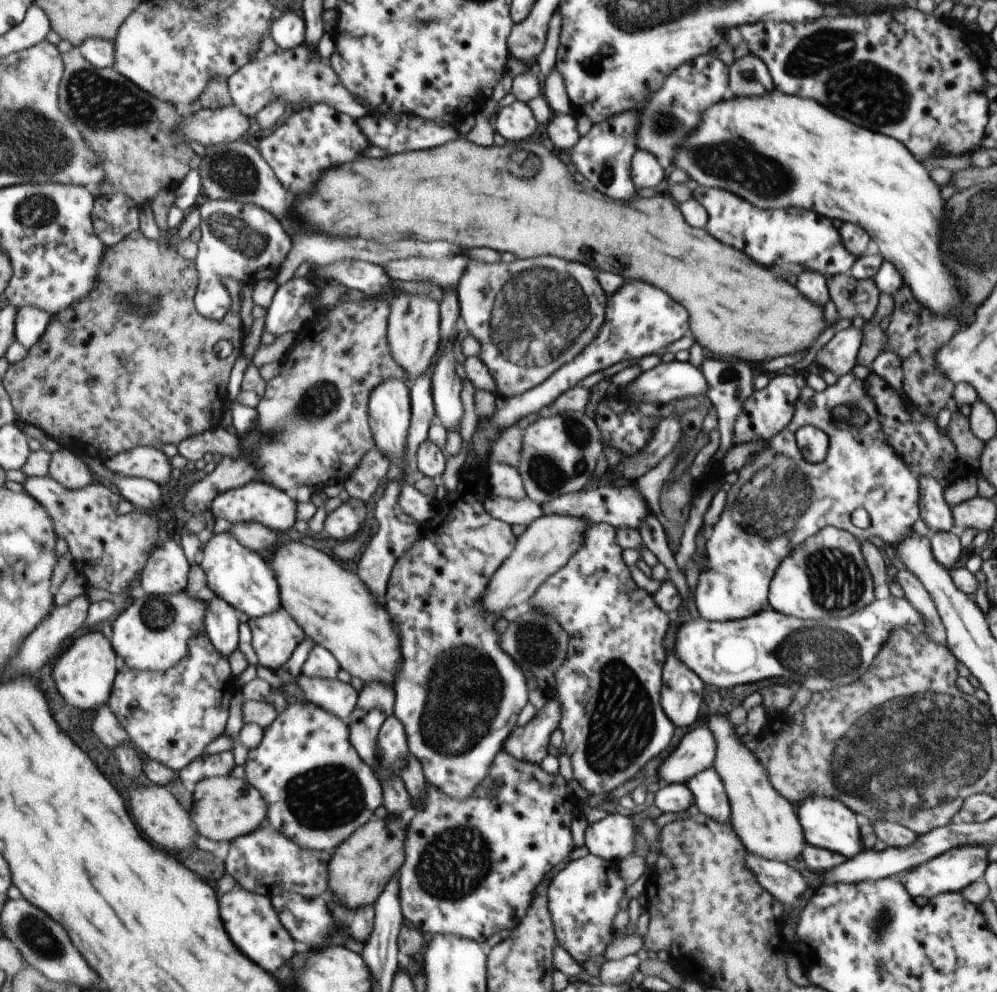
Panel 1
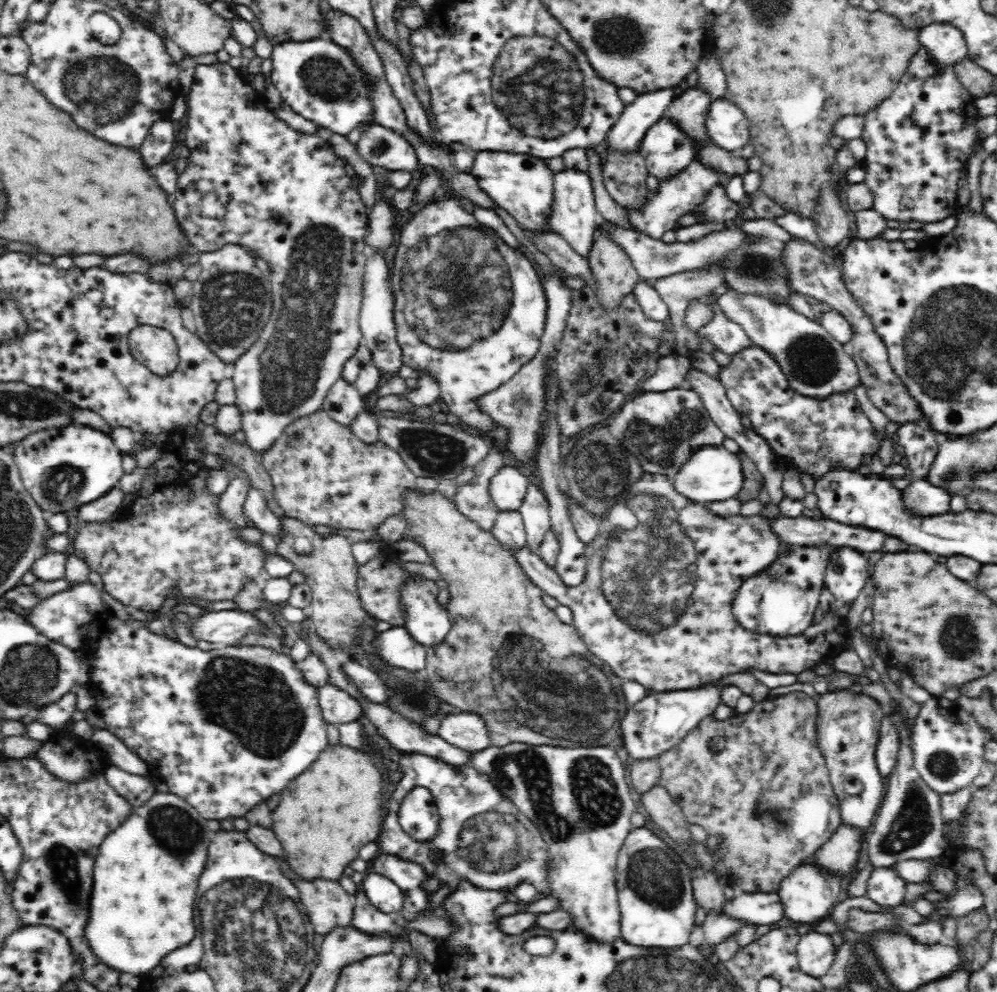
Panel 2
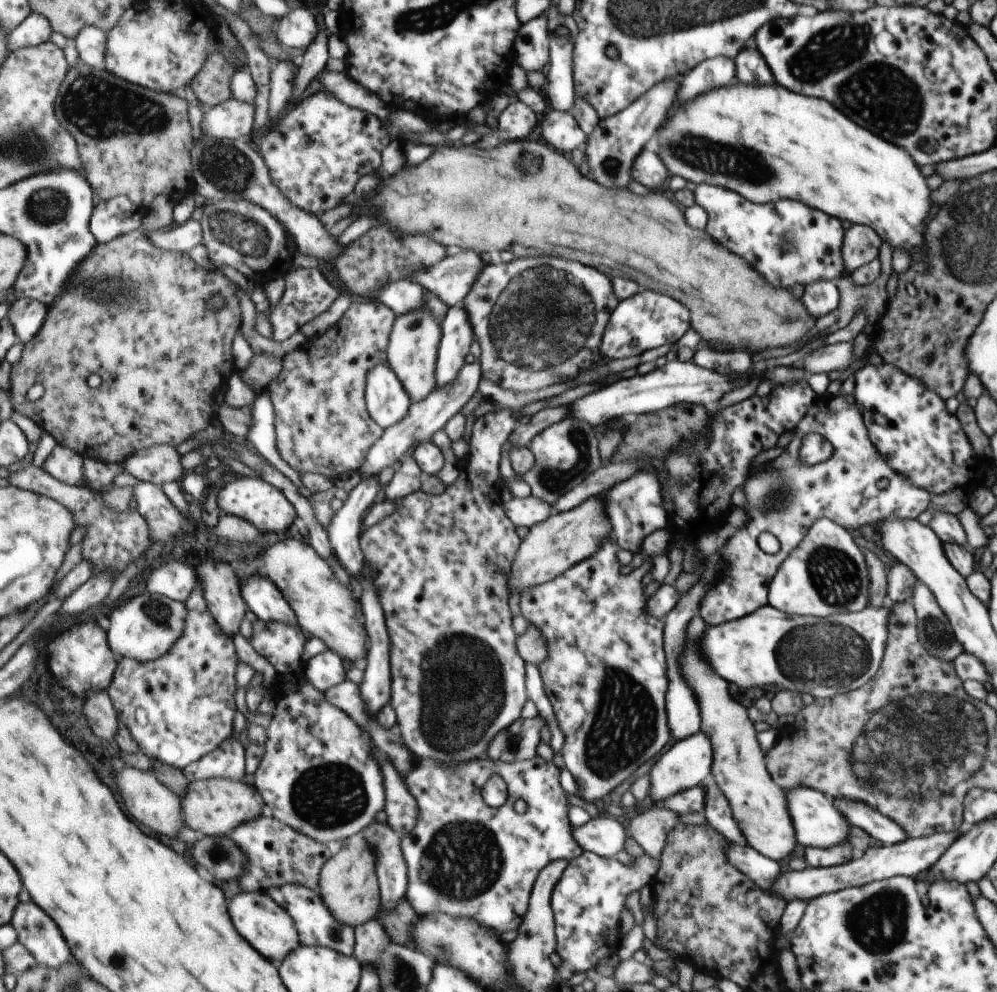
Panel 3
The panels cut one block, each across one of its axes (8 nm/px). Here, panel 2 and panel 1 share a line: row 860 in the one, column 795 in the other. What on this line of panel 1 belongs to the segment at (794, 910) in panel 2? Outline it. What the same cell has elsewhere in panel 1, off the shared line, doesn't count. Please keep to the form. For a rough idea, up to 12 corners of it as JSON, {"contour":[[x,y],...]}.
{"contour":[[839,800],[795,807],[806,845],[853,859],[861,820]]}

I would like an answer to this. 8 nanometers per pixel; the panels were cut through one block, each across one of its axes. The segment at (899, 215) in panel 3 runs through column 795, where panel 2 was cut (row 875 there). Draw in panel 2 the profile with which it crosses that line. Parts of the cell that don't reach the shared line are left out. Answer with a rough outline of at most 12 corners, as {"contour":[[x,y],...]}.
{"contour":[[155,792],[99,847],[85,940],[150,972],[194,932],[212,834]]}

